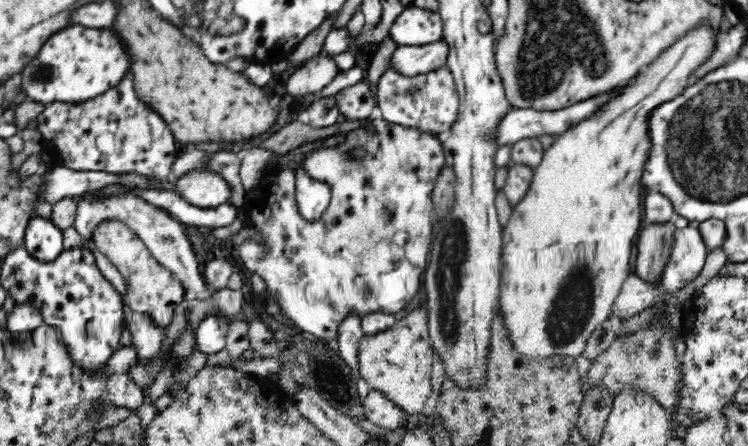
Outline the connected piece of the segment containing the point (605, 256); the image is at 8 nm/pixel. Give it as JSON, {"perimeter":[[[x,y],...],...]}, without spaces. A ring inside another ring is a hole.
{"perimeter":[[[700,21],[696,26],[687,30],[682,36],[679,36],[670,46],[662,49],[659,55],[654,57],[646,66],[643,66],[632,80],[629,80],[622,90],[618,90],[610,100],[606,100],[592,116],[586,120],[578,122],[574,128],[561,132],[555,136],[550,148],[543,153],[541,164],[533,169],[533,177],[530,188],[526,196],[513,208],[510,220],[506,227],[503,228],[502,235],[502,254],[501,254],[501,285],[499,288],[498,306],[502,309],[506,329],[510,333],[510,339],[514,347],[520,353],[530,359],[541,359],[550,355],[566,355],[575,359],[583,355],[588,337],[593,330],[598,328],[601,322],[610,318],[611,308],[615,298],[620,292],[621,286],[625,283],[626,278],[630,276],[630,254],[636,238],[645,224],[644,210],[642,210],[642,172],[647,166],[648,160],[652,153],[652,137],[650,129],[650,120],[655,109],[660,106],[677,100],[685,90],[693,86],[692,80],[696,78],[696,70],[704,66],[710,56],[716,50],[716,40],[718,40],[718,31],[710,21]]]}

